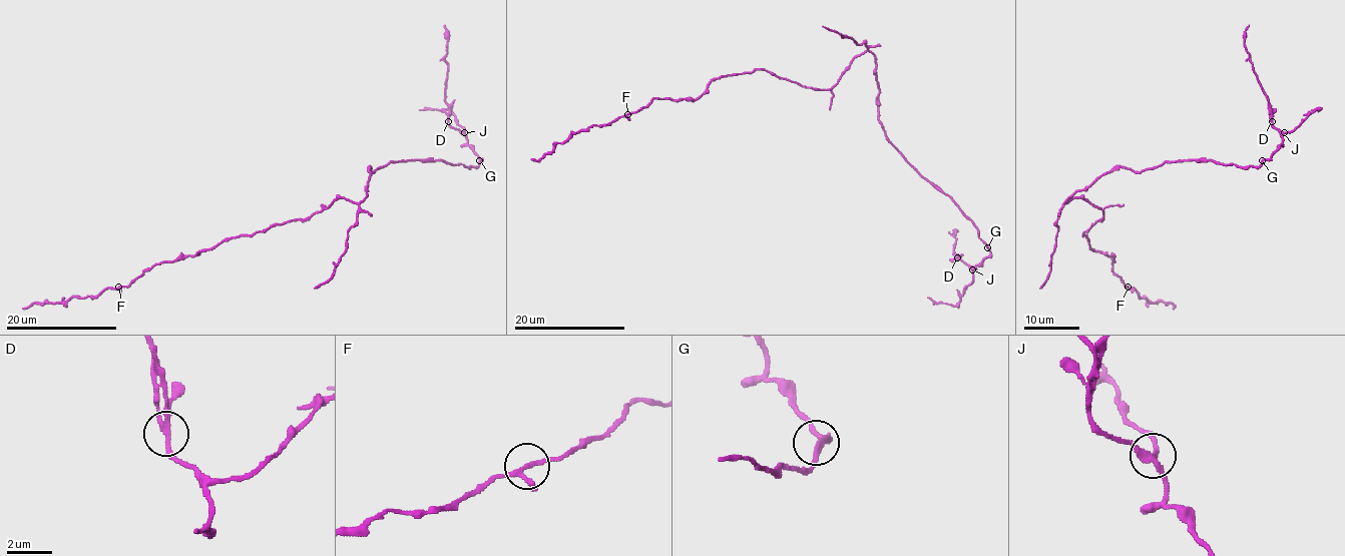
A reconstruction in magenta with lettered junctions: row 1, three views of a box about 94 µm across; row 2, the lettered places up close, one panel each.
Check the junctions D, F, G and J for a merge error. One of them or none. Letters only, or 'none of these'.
D

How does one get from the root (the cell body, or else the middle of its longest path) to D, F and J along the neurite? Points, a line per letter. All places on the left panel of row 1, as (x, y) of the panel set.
D: (364, 199), (369, 167), (373, 171), (390, 161), (407, 160), (478, 165), (482, 160), (448, 121)
F: (364, 199), (355, 203), (339, 197), (305, 218), (225, 238), (193, 254), (154, 263), (118, 287)
J: (364, 199), (369, 167), (373, 171), (390, 161), (407, 160), (478, 165), (482, 160), (466, 143), (464, 132)

